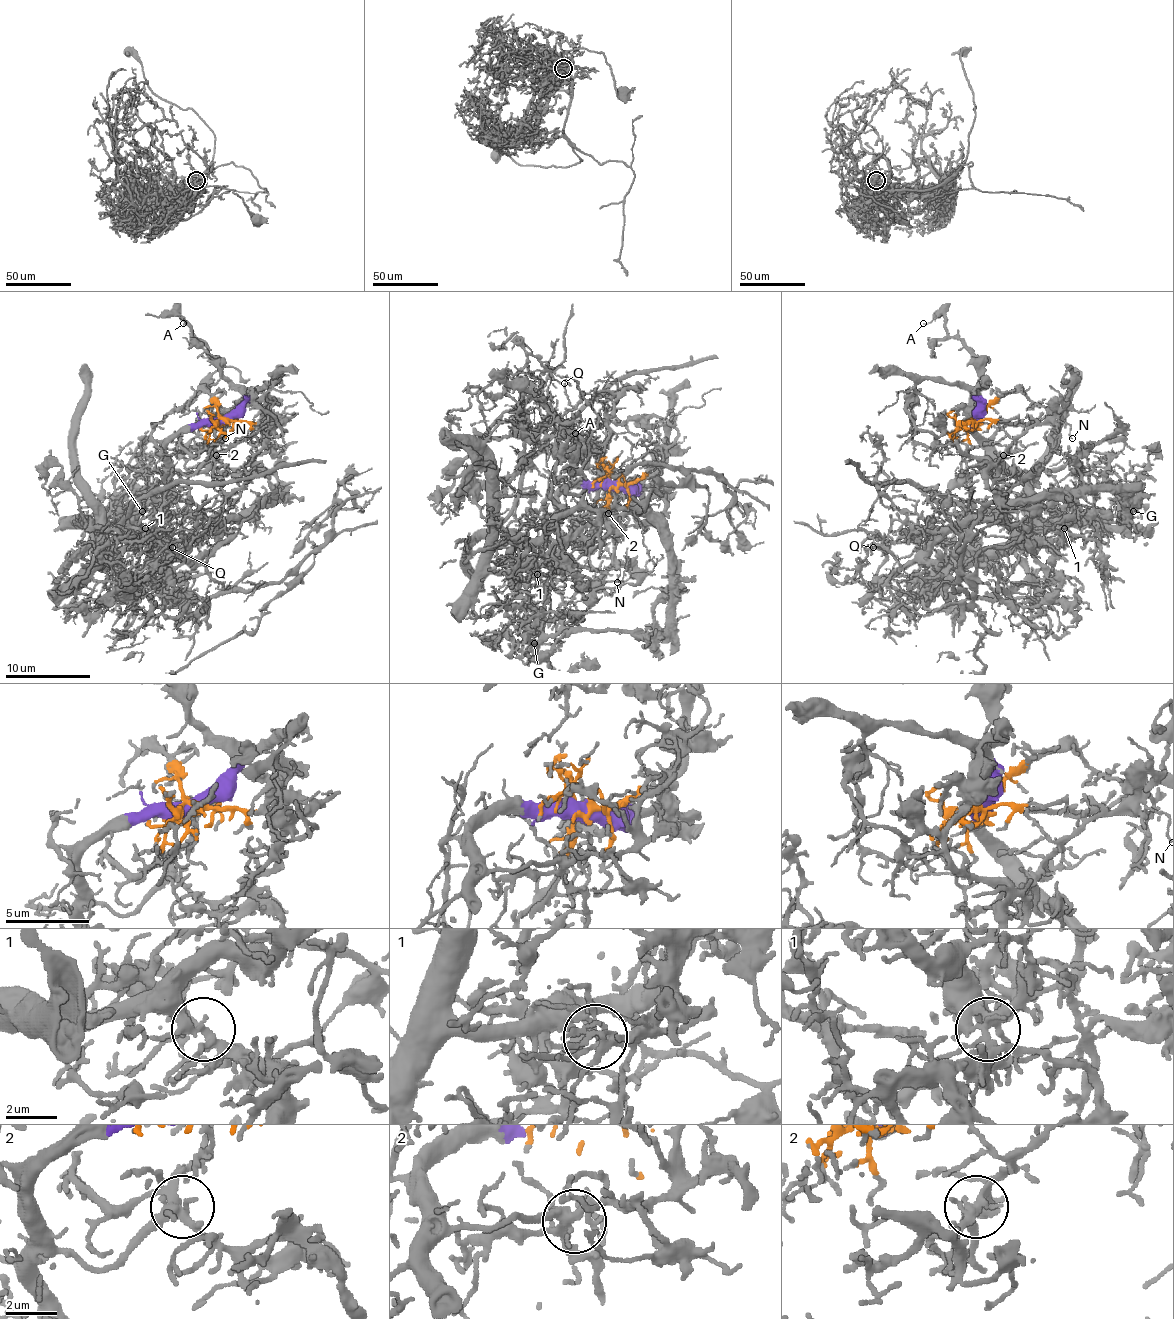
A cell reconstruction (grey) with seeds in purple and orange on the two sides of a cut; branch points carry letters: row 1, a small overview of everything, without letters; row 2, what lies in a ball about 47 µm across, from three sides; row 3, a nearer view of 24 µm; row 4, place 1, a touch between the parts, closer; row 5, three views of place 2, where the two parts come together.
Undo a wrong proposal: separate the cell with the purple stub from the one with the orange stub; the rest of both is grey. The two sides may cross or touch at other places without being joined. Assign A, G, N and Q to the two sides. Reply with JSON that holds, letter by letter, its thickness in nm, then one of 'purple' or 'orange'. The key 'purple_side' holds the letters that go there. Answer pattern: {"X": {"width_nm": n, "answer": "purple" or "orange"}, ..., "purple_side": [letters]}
{"A": {"width_nm": 110, "answer": "purple"}, "G": {"width_nm": 140, "answer": "orange"}, "N": {"width_nm": 100, "answer": "orange"}, "Q": {"width_nm": 100, "answer": "orange"}, "purple_side": ["A"]}

